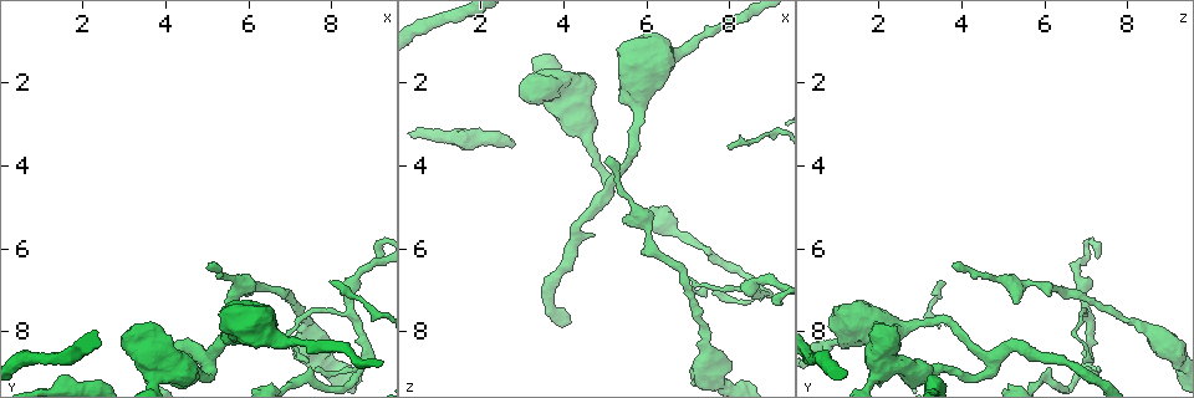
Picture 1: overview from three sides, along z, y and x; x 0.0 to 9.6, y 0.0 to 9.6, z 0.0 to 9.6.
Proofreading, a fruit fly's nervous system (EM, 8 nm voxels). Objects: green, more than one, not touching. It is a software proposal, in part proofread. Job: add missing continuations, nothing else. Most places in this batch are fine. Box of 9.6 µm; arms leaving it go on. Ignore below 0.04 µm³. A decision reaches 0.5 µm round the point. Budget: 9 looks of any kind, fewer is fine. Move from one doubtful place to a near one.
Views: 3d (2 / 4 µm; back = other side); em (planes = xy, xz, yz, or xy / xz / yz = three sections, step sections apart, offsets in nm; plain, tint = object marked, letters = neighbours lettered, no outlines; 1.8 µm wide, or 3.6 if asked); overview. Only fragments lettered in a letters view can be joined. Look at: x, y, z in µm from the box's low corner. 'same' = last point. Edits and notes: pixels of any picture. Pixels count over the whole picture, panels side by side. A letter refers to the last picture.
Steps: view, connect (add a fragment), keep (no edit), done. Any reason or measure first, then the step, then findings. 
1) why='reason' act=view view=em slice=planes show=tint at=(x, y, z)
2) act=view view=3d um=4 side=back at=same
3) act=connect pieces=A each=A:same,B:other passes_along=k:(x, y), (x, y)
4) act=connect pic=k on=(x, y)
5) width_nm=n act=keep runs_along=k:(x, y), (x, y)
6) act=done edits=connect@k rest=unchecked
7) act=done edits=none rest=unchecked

why='sudden change in width' act=view view=3d um=4 side=back at=(4.55, 8.90, 3.25)

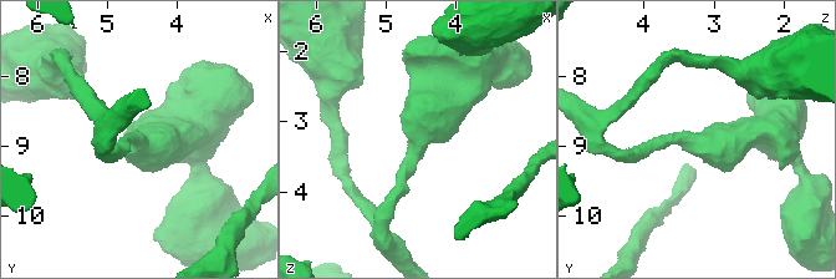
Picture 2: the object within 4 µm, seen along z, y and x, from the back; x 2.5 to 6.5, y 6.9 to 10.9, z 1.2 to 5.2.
why='need the tissue' act=view view=em um=3.6 slice=planes show=letters at=(4.55, 8.85, 3.30)

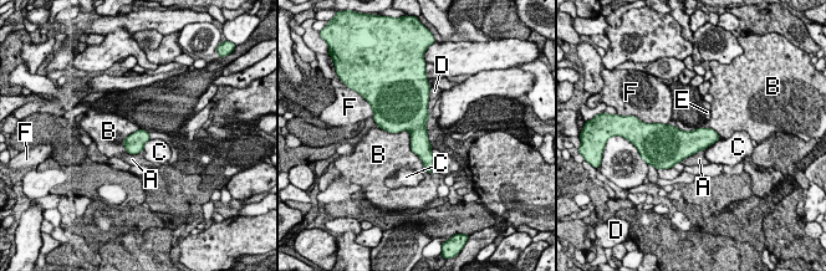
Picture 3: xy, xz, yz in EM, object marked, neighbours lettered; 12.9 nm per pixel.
arm_widths_nm=200,480 act=keep each=A:other,B:other,C:other,D:other,E:other,F:other found='none of them fits'

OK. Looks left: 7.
why='thin end' act=view view=3d um=4 side=back at=(5.15, 6.45, 3.75)

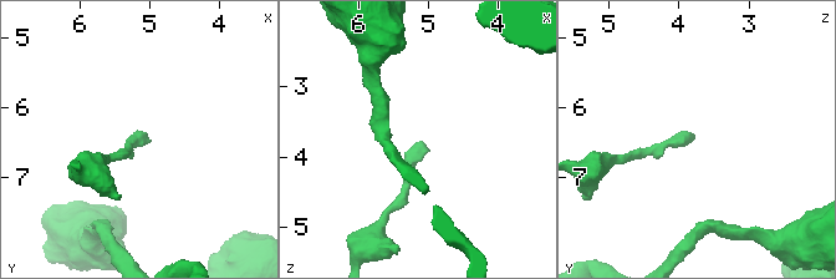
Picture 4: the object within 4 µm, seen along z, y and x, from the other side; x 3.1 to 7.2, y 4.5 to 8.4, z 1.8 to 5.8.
act=view view=em slice=xz step=8 show=letters at=(5.10, 6.40, 3.75)

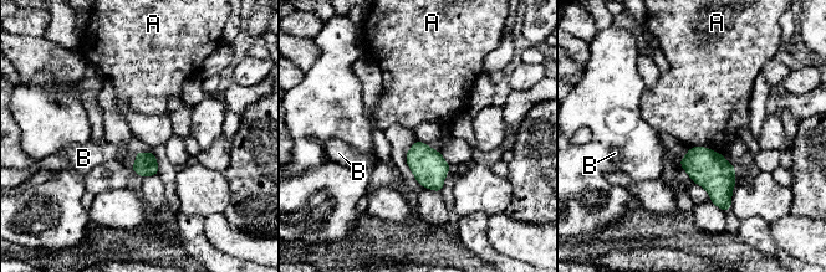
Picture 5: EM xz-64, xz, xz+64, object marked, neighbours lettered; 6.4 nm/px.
act=keep each=A:other,B:other border=5:(689, 147), (707, 147), (722, 155) found='no lettered fragment goes on from it'

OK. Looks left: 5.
why='sudden change in width' act=view view=em um=3.6 slice=yz step=4 show=tint at=(7.40, 7.90, 8.45)

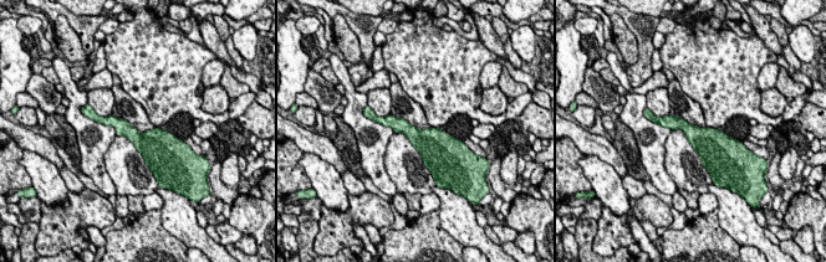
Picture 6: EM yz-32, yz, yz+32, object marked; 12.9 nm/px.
act=view view=em um=3.6 slice=planes show=letters at=same

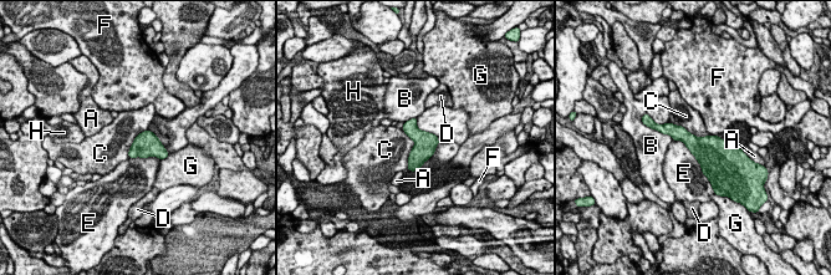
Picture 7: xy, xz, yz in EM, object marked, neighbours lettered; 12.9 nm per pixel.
longest_contact=E:700nm act=keep each=A:other,B:other,C:other,D:other,E:other,F:other,G:other,H:other border=7:(401, 128), (414, 143), (408, 167) found='no lettered fragment goes on from it'

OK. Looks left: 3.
why='branch stops here' act=view view=em slice=planes show=letters at=(7.60, 9.00, 7.00)

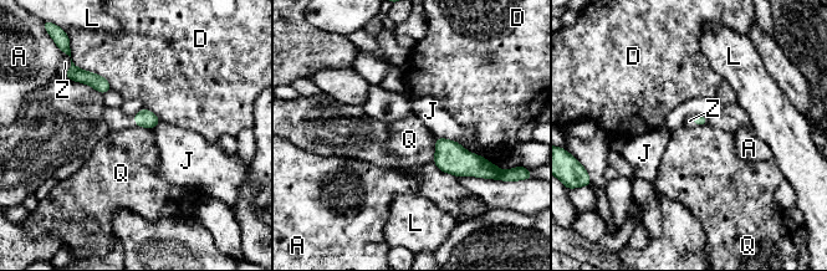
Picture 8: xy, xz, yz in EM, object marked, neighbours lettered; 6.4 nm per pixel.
width_nm=70 act=keep each=A:other,D:other,J:other,L:other,Q:other,Z:other border=8:(437, 138), (433, 162) found='no lettered fragment goes on from it'

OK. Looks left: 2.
act=done edits=none rest=unchecked

